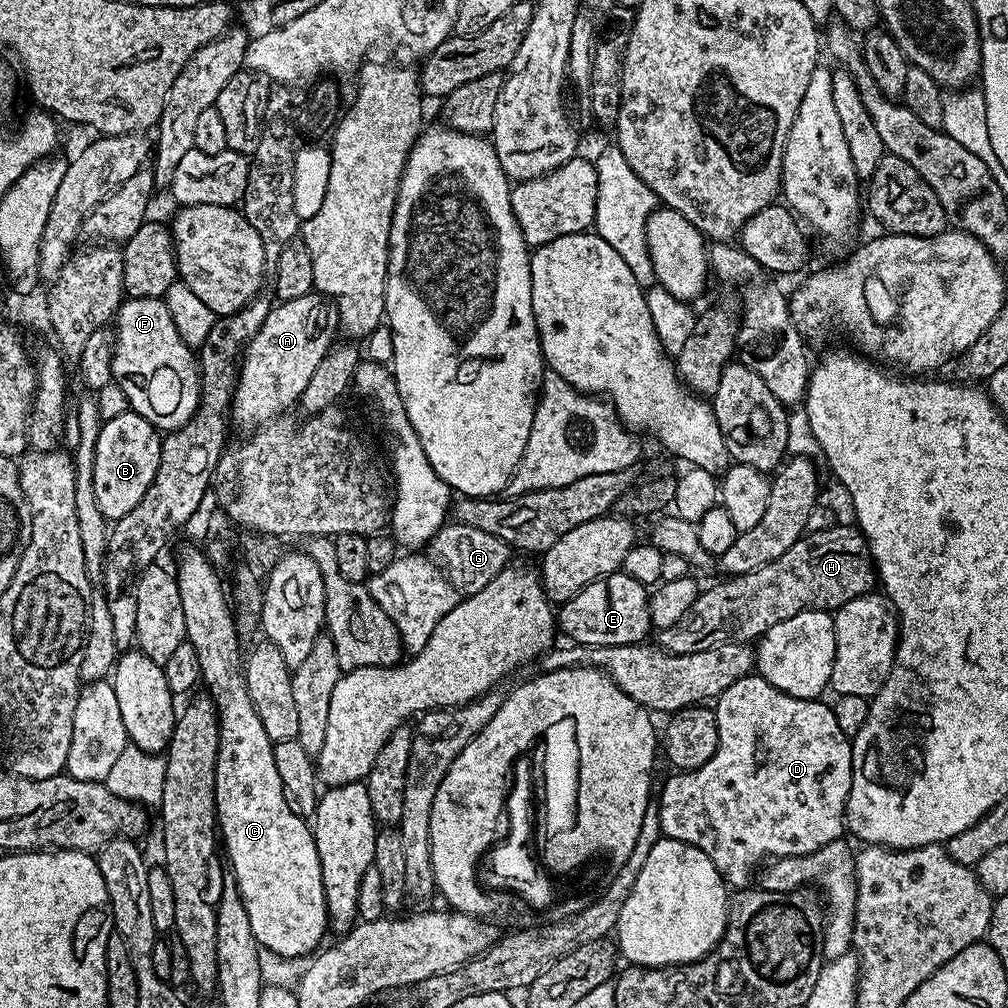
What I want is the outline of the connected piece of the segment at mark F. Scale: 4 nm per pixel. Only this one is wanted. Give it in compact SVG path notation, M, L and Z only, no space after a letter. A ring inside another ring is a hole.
M128 298L121 303L120 310L114 317L112 353L112 378L118 386L122 386L131 411L146 418L146 422L150 422L164 434L190 422L190 418L196 413L196 407L200 404L198 356L182 338L182 334L178 334L178 326L174 326L174 318L170 318L170 310L165 306L163 299Z

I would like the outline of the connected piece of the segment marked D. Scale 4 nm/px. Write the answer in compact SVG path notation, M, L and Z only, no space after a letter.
M759 674L744 676L738 682L734 682L734 686L727 688L715 701L718 750L714 754L714 758L710 758L710 762L706 762L706 766L696 768L693 772L677 771L672 774L676 776L670 777L665 782L664 789L660 792L660 804L658 803L661 833L669 840L686 842L690 846L702 850L702 854L706 854L706 858L710 858L710 862L714 862L714 866L729 889L747 889L753 883L758 869L769 858L810 854L812 851L818 850L819 847L826 846L828 842L834 842L845 835L844 811L852 785L852 741L849 736L842 734L842 729L838 727L838 721L834 718L831 707L827 703L823 704L824 702L820 698L814 700L794 698L790 694L770 686L770 682L763 680Z

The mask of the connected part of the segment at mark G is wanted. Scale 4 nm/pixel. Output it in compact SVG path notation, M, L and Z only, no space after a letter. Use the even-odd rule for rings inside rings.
M446 522L438 529L430 541L431 548L435 563L461 597L478 594L482 586L494 582L494 578L502 574L502 570L508 567L514 556L513 549L502 538L494 538L494 534L486 534L486 530L455 522Z

